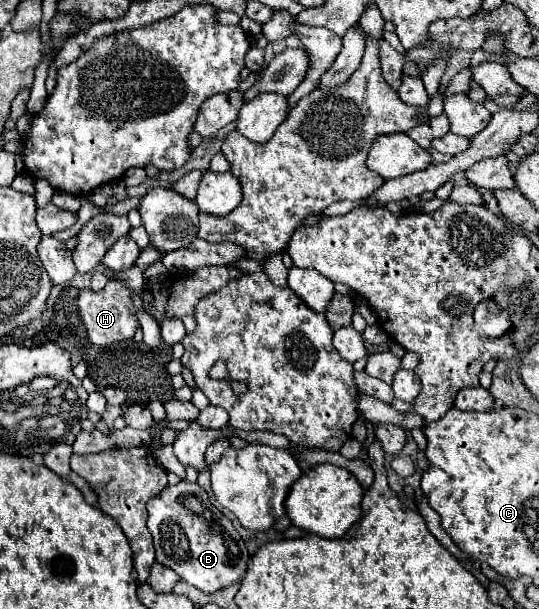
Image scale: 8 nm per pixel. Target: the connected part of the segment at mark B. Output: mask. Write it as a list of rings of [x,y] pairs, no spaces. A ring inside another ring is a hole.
[[[181,481],[165,487],[161,495],[147,503],[147,513],[157,561],[171,567],[183,581],[211,593],[243,579],[249,561],[245,541],[233,523],[211,505],[207,491],[197,483]]]

